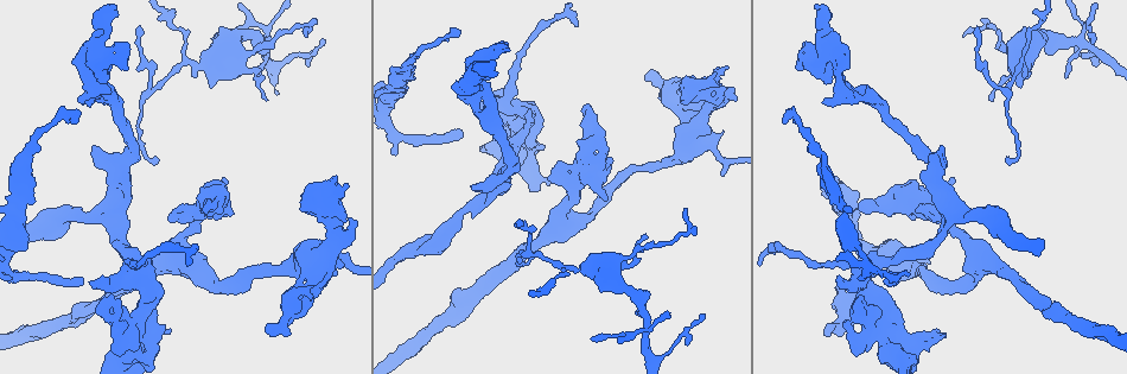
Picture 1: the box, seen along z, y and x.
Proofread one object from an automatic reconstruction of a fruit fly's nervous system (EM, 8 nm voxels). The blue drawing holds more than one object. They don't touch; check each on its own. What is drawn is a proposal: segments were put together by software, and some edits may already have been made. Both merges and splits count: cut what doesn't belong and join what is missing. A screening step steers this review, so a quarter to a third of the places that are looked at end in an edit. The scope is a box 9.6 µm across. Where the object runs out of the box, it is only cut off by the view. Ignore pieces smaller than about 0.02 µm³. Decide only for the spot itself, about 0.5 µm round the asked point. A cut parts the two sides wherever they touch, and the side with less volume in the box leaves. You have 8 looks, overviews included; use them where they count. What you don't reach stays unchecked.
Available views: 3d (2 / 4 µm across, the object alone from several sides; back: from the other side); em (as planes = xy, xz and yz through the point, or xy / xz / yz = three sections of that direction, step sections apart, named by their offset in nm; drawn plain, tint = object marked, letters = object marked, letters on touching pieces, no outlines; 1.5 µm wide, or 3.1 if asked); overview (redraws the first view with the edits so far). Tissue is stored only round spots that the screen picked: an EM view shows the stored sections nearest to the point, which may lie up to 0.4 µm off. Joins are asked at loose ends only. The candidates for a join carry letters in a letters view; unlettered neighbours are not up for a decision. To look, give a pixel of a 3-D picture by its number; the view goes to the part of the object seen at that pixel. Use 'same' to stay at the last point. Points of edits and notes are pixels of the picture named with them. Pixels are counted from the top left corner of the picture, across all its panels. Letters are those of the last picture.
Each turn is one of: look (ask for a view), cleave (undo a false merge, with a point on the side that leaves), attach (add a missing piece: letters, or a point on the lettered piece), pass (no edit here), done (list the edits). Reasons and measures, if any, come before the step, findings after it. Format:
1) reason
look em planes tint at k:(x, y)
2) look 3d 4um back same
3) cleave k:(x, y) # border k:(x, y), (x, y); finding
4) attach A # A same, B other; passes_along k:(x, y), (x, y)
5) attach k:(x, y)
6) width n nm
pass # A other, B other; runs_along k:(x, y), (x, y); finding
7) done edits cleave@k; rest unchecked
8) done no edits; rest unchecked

free end
look em planes letters at 1:(588, 105)

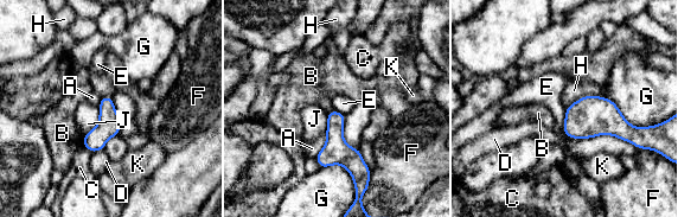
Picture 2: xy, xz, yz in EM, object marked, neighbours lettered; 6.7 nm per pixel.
pass # A other, B other, C other, D other, E other, F other, G other, H other, J other, K other; border 2:(565, 107), (568, 136), (637, 148); none of them fits

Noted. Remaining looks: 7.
free end
look em yz step 8 tint at 1:(854, 355)

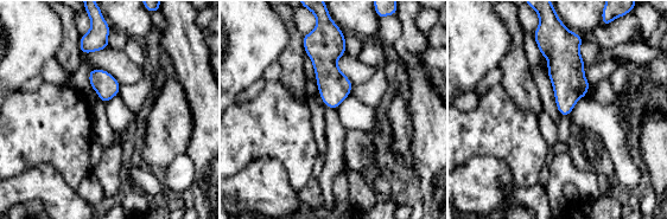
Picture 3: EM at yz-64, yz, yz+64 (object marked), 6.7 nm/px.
look em yz step 8 letters same

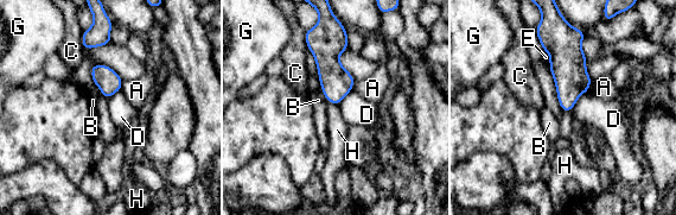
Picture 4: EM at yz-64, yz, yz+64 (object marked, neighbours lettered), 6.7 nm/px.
longest_contact D 200 nm
pass # A other, B other, C other, D other, E other, G other, H other; no lettered piece goes on from it

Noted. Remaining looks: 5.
a narrow waist
look 3d 2um at 1:(98, 88)

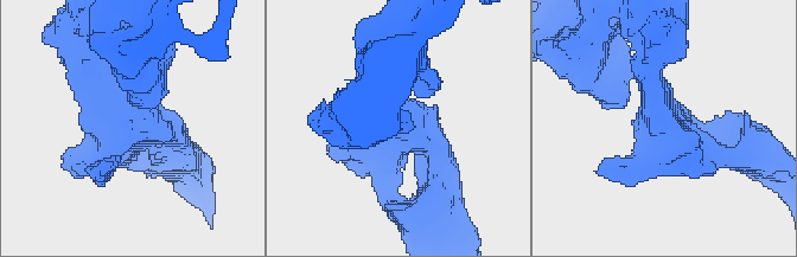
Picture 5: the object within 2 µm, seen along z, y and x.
look em xz step 8 letters at 5:(655, 114)

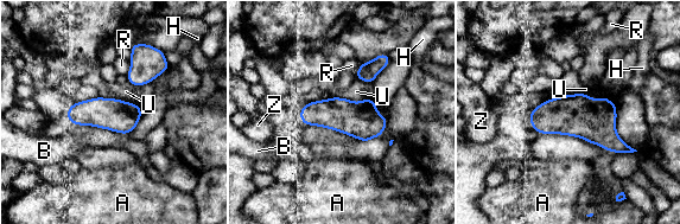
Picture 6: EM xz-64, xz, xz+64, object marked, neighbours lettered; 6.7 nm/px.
look em planes letters same

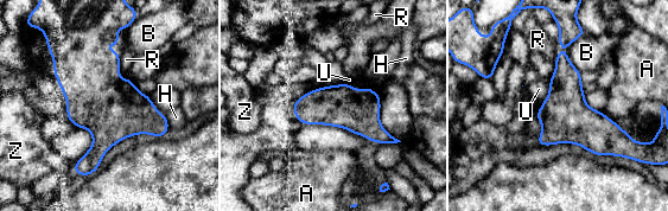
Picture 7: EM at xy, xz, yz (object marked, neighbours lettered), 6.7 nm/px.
pass # A other, B other, H other, R other, U other, Z other; border 7:(549, 82), (547, 96), (539, 102); all the same neuron

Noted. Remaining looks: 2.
done no edits; rest unchecked

